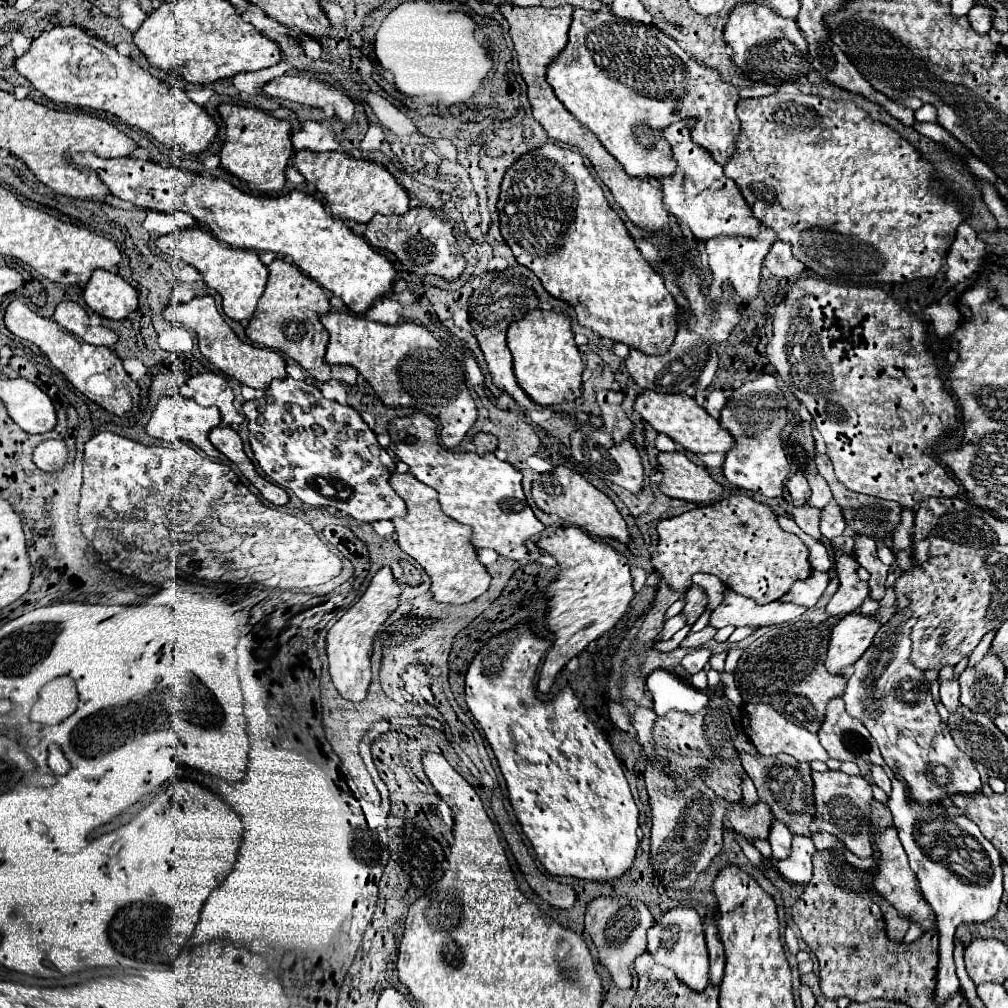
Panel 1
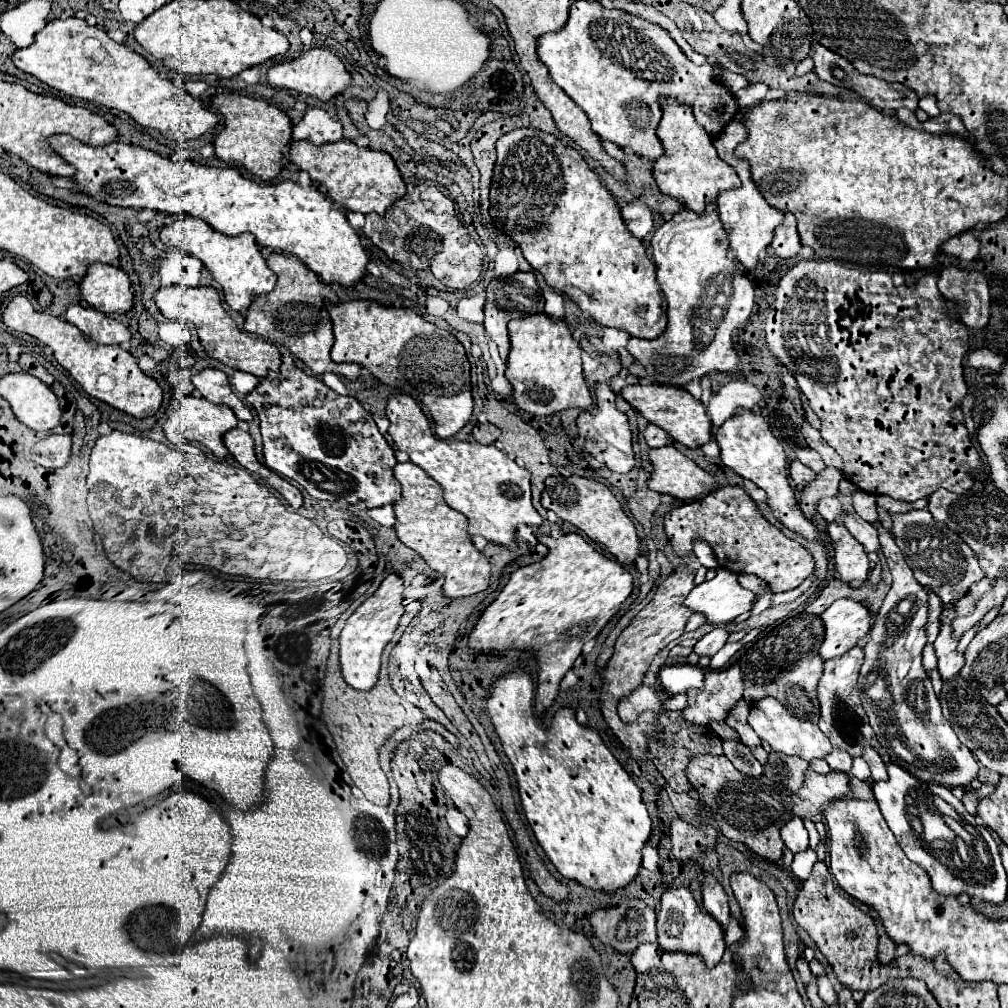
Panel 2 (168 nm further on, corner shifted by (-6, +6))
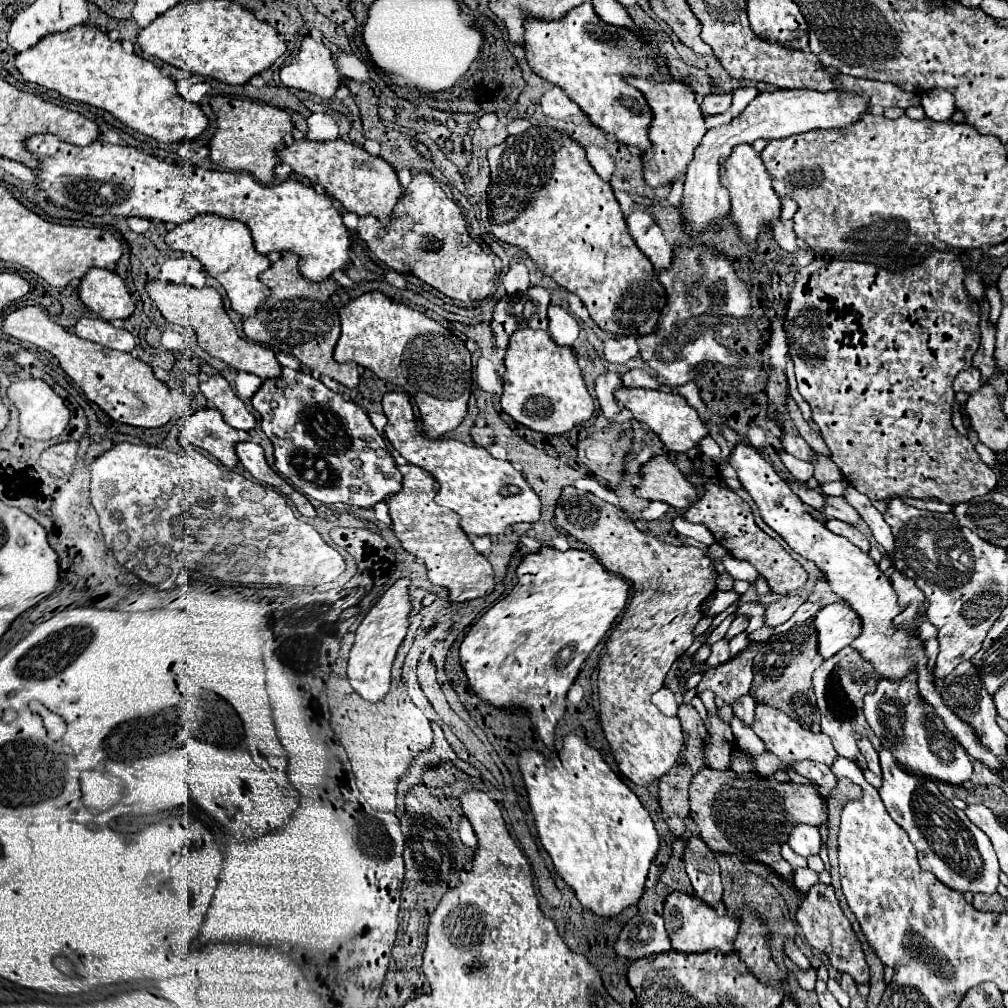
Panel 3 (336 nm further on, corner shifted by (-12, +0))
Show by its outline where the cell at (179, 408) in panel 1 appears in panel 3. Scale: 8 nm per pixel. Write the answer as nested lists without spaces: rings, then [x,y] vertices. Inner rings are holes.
[[[200,409],[188,415],[188,421],[180,433],[182,449],[204,449],[214,455],[224,467],[232,469],[238,463],[234,453],[236,443],[248,441],[250,433],[230,427],[216,409]]]

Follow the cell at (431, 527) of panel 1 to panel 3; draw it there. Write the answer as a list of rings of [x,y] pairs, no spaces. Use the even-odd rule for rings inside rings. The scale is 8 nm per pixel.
[[[410,463],[398,469],[404,475],[402,491],[388,501],[388,509],[392,517],[392,529],[400,539],[402,547],[414,557],[424,559],[428,579],[434,585],[446,587],[450,593],[450,601],[462,603],[492,593],[494,591],[492,565],[484,555],[480,555],[472,547],[470,539],[460,527],[460,515],[434,503],[434,495],[438,493],[438,481],[422,467]]]

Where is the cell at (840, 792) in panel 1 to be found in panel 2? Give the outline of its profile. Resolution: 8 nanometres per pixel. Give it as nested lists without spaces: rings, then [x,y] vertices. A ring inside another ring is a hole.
[[[724,755],[694,757],[694,761],[690,761],[690,765],[686,769],[686,775],[688,775],[692,789],[698,793],[696,799],[714,817],[714,821],[718,823],[718,829],[722,831],[724,837],[744,843],[756,855],[760,855],[768,861],[774,861],[774,863],[778,863],[782,859],[782,849],[778,849],[778,847],[782,847],[780,827],[786,825],[792,819],[792,815],[804,817],[810,821],[822,821],[824,809],[832,801],[838,801],[840,797],[848,795],[848,791],[850,791],[846,773],[832,771],[828,775],[820,775],[820,773],[808,769],[800,791],[792,793],[790,789],[770,781],[766,775],[750,777],[750,775],[740,773],[736,767],[732,767],[732,763]]]

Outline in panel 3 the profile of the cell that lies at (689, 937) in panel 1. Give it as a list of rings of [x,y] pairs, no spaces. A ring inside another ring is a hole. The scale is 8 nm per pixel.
[[[670,893],[664,901],[664,921],[672,949],[680,953],[704,953],[710,949],[716,949],[724,955],[732,953],[734,939],[738,933],[738,923],[732,917],[718,913],[714,907],[708,907],[698,897],[686,893]]]

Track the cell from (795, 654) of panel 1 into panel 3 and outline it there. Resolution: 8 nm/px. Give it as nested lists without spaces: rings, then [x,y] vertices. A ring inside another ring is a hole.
[[[806,621],[782,635],[776,635],[772,641],[760,645],[754,657],[754,681],[750,695],[756,703],[764,703],[784,711],[788,717],[798,721],[804,729],[814,733],[820,731],[820,711],[814,697],[812,675],[822,665],[822,655],[818,651],[818,635],[812,621]]]

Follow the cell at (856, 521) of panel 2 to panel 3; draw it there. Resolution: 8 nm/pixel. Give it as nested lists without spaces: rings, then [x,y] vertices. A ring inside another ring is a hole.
[[[826,497],[824,513],[832,519],[840,519],[850,525],[856,525],[856,521],[860,521],[860,515],[856,515],[852,505],[848,505],[844,497]]]

